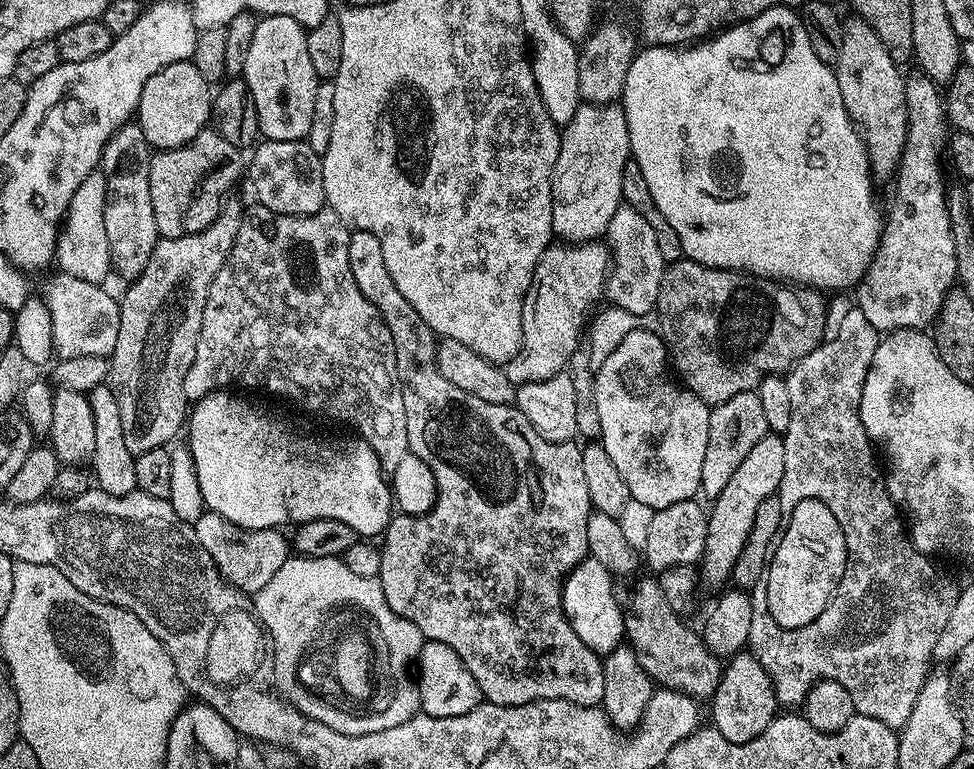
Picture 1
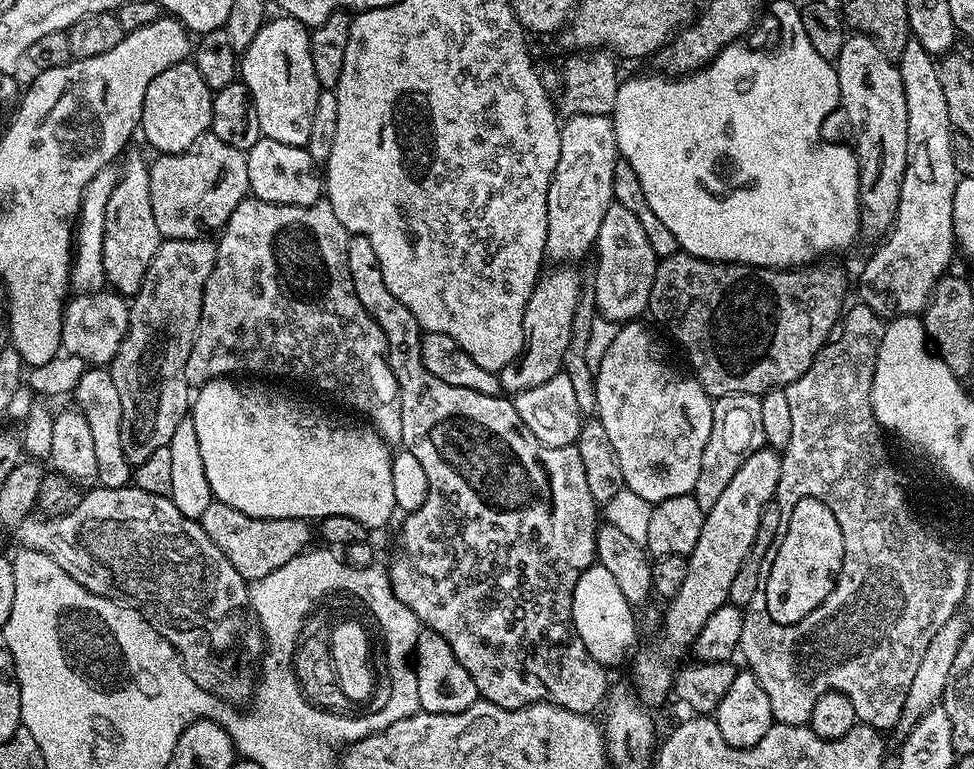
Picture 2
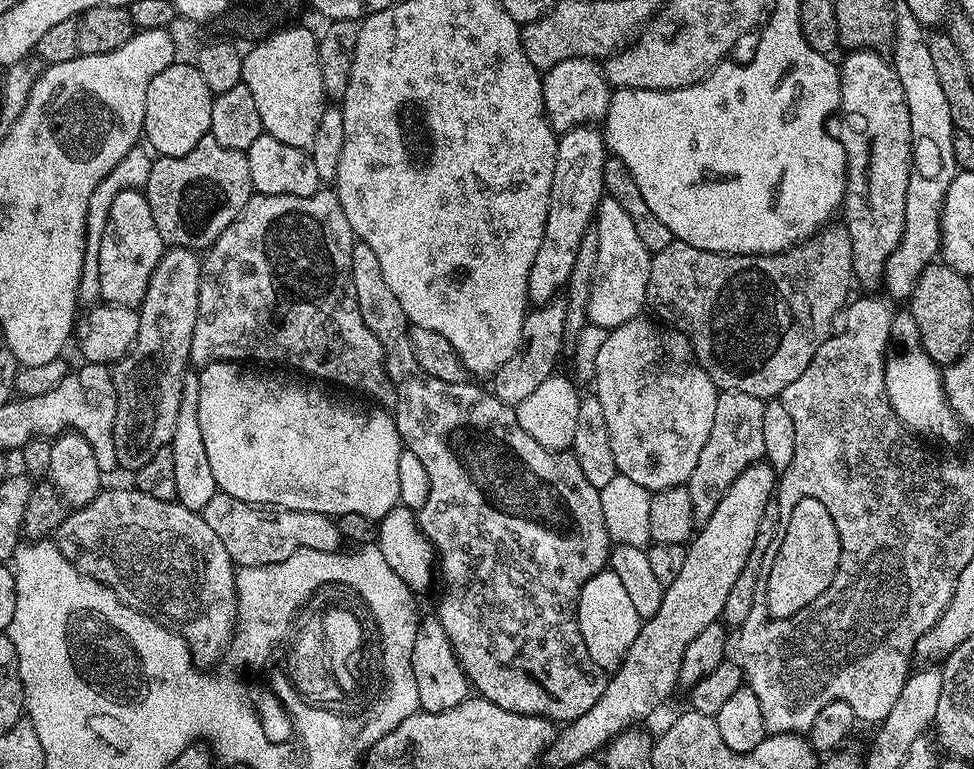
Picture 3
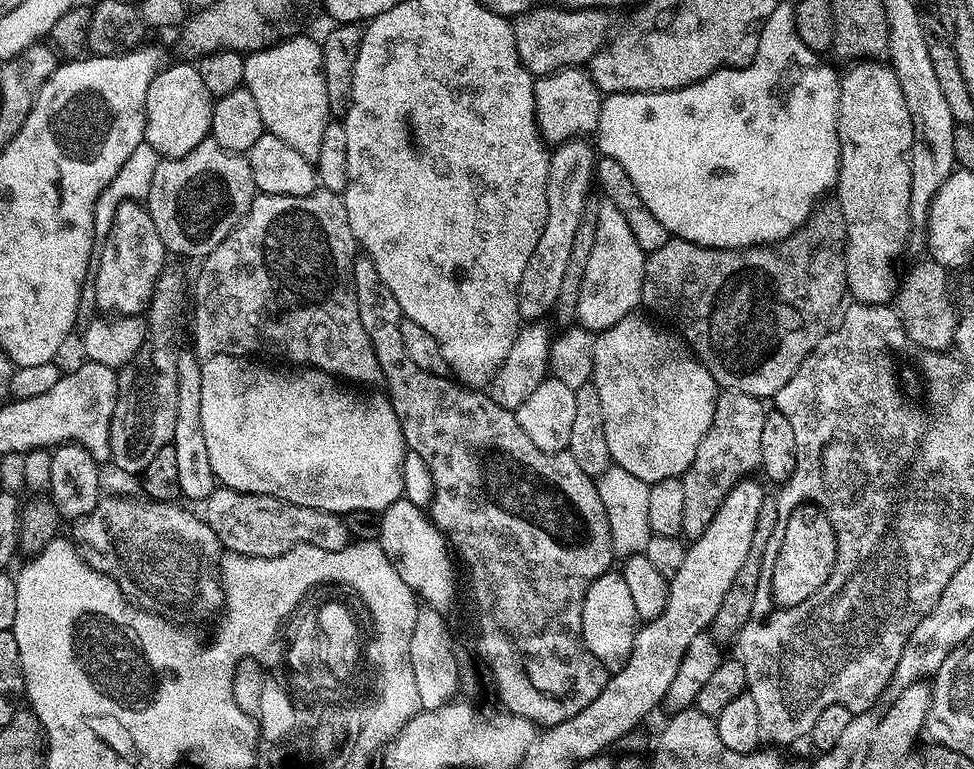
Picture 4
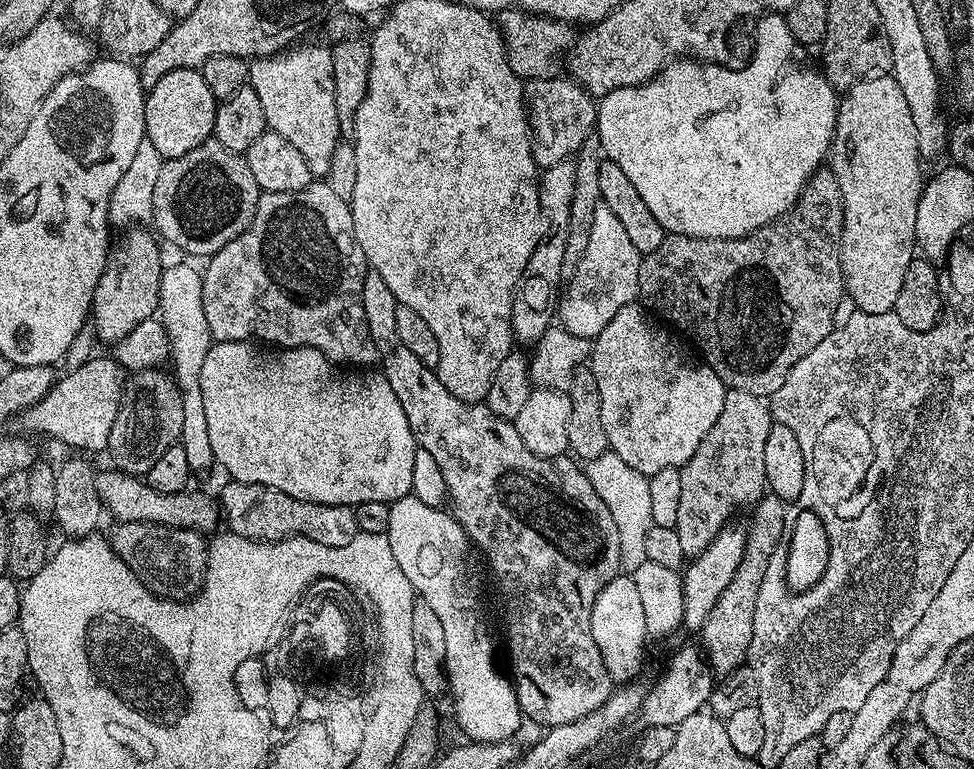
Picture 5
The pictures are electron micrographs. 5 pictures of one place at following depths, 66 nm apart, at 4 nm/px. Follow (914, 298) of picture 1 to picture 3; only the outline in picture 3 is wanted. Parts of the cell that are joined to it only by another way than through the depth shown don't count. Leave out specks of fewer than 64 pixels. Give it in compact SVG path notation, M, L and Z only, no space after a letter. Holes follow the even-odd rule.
M902 2L895 5L896 9L896 37L890 49L890 63L898 74L898 82L902 82L902 94L906 94L906 110L910 110L910 130L912 131L912 169L910 170L910 186L906 190L906 226L902 234L902 242L890 254L884 271L883 291L888 291L894 299L907 301L912 295L914 286L926 270L926 266L933 263L940 254L940 211L946 198L946 190L950 190L950 182L958 171L954 158L954 129L950 118L950 105L938 82L938 74L934 70L934 62L930 59L930 46L926 35L925 25L914 18Z

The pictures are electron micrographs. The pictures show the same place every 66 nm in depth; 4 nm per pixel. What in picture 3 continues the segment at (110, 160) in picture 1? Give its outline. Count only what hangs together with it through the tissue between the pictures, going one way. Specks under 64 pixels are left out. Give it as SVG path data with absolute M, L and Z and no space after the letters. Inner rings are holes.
M135 188L122 190L110 206L106 230L102 230L102 242L98 246L100 300L105 304L139 309L146 286L150 286L150 274L154 274L154 266L158 266L165 251L162 234L158 234L158 226L154 226L154 214L150 214L147 195Z

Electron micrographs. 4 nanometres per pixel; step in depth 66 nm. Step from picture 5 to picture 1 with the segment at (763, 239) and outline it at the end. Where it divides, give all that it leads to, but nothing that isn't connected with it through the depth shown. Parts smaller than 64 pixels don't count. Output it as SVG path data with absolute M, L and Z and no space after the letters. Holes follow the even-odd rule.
M681 258L665 267L662 274L662 286L658 286L658 298L656 299L654 316L660 319L658 331L667 347L670 364L678 377L679 383L688 391L693 392L698 398L702 398L704 404L715 406L726 402L726 398L734 398L734 394L757 391L765 376L778 376L787 373L802 357L813 352L826 336L826 332L824 333L823 299L825 300L825 297L819 291L807 286L789 286L784 282L763 280L760 276L750 276L746 272L735 272L725 268L711 268L710 266L702 266L693 260Z

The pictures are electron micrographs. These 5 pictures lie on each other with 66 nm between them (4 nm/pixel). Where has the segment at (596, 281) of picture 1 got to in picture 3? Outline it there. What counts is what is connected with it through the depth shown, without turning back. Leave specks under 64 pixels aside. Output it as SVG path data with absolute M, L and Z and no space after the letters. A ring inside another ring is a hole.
M563 299L551 300L548 304L533 307L528 315L524 317L522 326L522 342L520 348L501 366L500 369L490 377L490 391L502 402L513 406L520 404L522 398L528 397L531 392L546 378L550 378L557 371L556 363L560 360L560 350L564 346L566 333L564 323L566 322L566 306Z

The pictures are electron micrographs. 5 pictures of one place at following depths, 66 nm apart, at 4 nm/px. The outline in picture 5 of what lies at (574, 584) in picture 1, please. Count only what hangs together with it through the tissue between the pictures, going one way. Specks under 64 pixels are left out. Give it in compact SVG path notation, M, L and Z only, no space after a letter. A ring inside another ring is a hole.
M631 575L615 576L606 586L602 586L602 594L594 602L594 610L590 618L590 630L594 634L594 642L602 654L602 662L610 670L610 678L620 686L635 681L644 664L644 640L649 639L646 630L646 617L642 611L642 602L638 590L634 586Z

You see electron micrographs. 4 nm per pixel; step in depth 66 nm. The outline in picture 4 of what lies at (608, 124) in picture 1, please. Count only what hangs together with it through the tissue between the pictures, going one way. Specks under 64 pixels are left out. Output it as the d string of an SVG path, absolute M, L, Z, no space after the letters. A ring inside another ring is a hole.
M584 138L567 140L565 144L557 144L551 149L546 182L546 226L542 230L542 238L538 238L534 254L530 254L530 262L526 262L526 270L522 273L522 282L518 286L521 321L543 321L543 316L547 317L558 302L558 290L561 289L566 262L573 249L574 232L582 218L584 203L590 197L588 190L594 186L597 159L593 145Z

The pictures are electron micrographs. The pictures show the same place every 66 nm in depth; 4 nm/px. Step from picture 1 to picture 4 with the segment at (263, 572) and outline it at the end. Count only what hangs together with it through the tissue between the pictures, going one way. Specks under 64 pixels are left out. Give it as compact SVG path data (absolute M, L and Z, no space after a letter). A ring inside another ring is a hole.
M218 486L202 501L198 508L200 519L214 530L221 545L231 553L241 556L274 558L286 554L299 544L318 546L318 550L337 552L353 543L348 521L339 512L314 510L310 506L298 506L282 498L266 494L239 492L233 488Z

